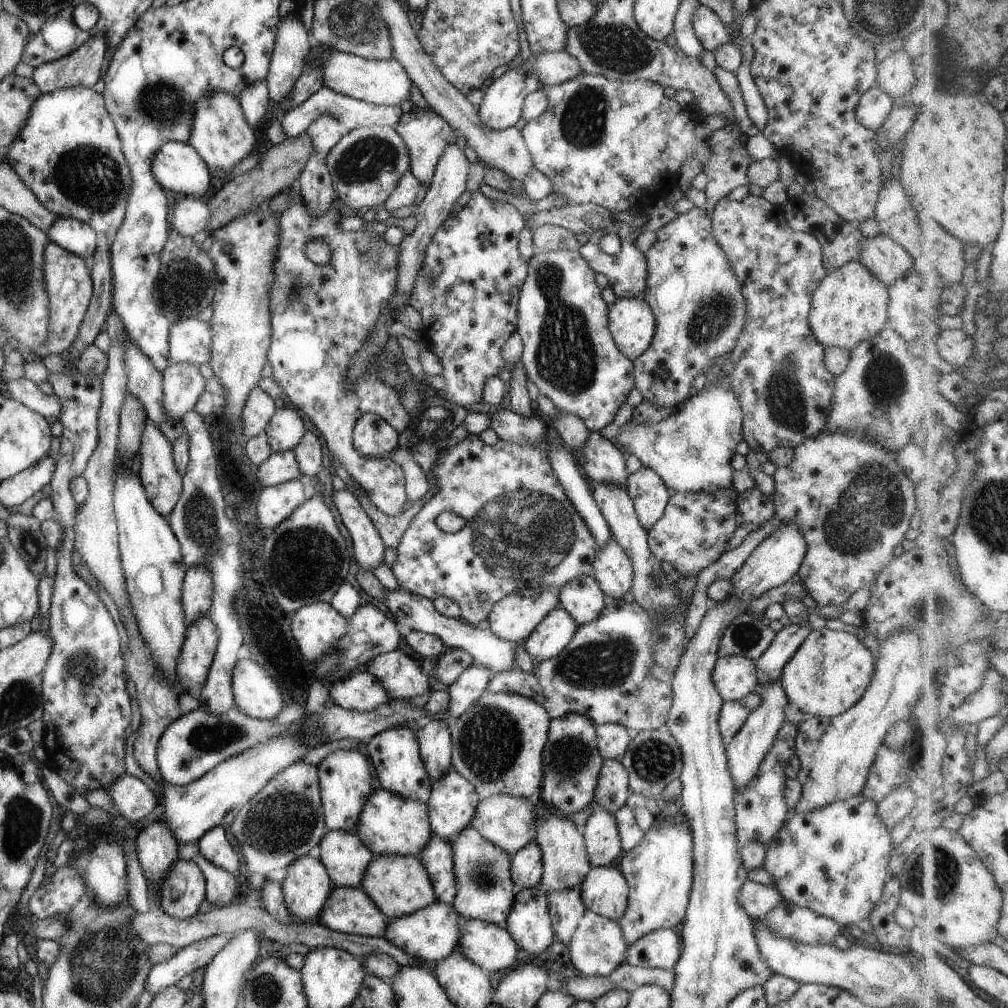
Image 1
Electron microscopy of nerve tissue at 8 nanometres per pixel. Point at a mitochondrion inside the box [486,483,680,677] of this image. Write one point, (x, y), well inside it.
(657, 580)

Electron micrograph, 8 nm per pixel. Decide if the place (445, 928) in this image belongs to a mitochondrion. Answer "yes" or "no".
no

